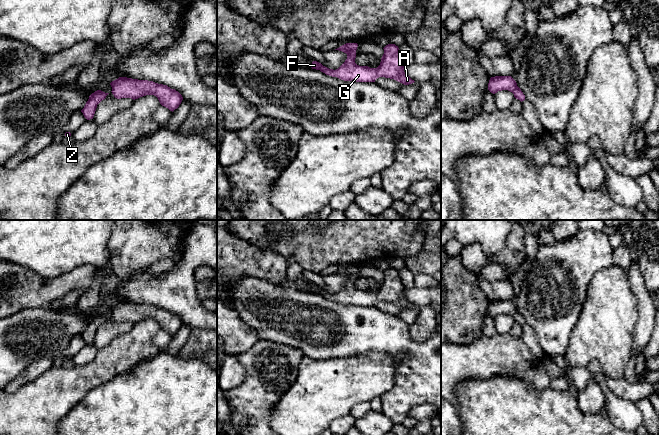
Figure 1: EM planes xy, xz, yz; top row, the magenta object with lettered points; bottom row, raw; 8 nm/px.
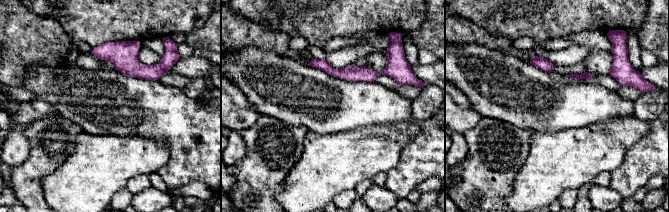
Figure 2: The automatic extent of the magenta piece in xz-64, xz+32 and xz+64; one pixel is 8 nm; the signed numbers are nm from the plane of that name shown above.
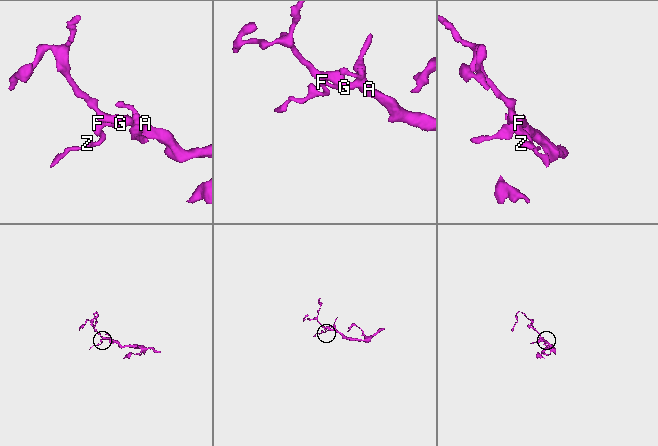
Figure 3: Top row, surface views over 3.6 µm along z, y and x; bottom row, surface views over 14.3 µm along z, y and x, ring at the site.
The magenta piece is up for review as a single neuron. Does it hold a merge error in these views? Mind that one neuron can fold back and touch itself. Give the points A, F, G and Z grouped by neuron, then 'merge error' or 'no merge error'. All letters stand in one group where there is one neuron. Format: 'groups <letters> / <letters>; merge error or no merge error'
groups A F G Z; no merge error

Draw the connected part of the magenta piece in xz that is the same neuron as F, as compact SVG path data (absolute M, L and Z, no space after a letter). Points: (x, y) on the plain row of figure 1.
M346 267L335 273L347 278L345 286L336 294L329 293L317 285L312 286L311 292L344 305L375 306L377 302L385 301L404 309L415 306L404 296L404 286L395 268L388 268L383 272L384 278L377 292L359 290L355 287L357 271L357 267Z

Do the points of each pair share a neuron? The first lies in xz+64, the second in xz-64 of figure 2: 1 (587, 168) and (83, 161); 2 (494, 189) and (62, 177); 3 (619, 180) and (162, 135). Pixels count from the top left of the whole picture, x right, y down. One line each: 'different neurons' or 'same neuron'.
1: same neuron
2: different neurons
3: same neuron

